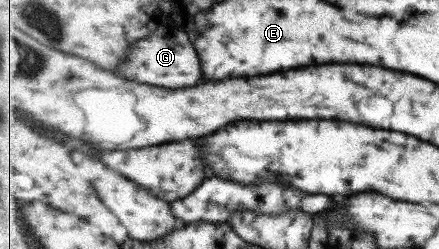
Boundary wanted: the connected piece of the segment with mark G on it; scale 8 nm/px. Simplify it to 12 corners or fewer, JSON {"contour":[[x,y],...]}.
{"contour":[[161,25],[131,47],[119,74],[169,89],[203,79],[189,35]]}

